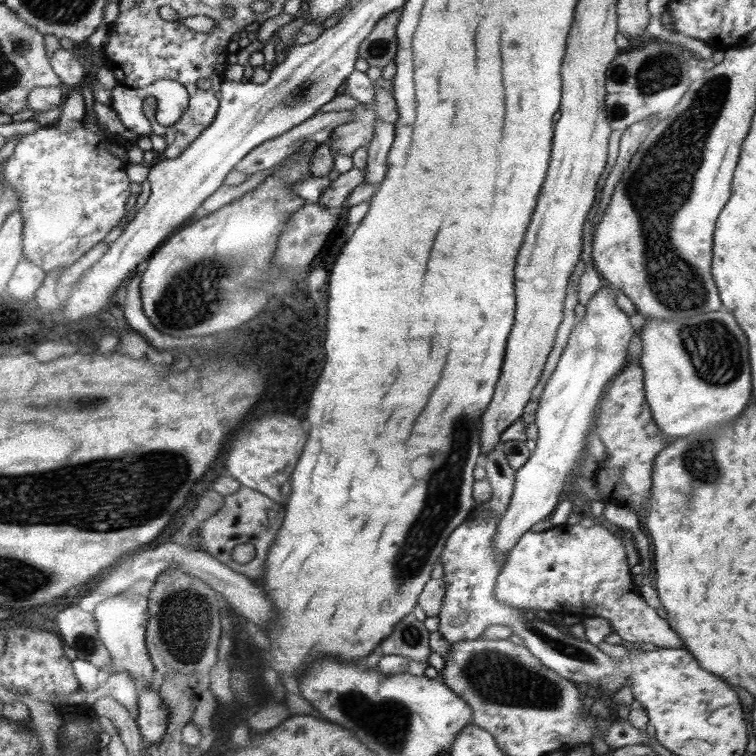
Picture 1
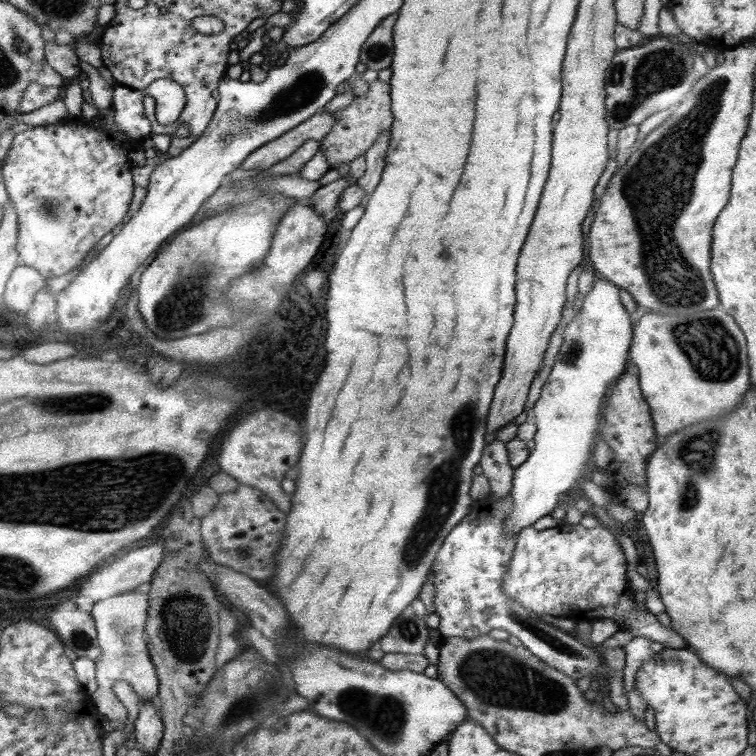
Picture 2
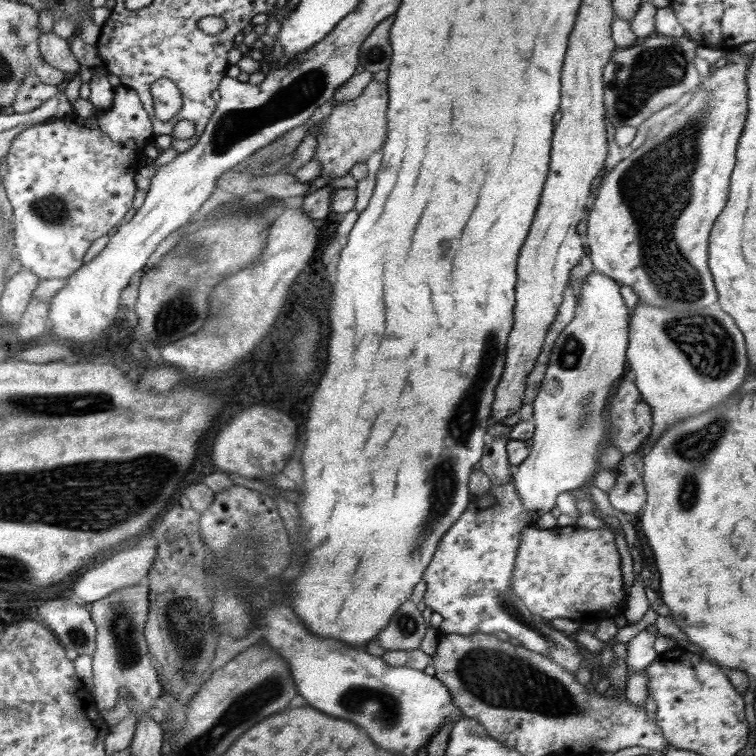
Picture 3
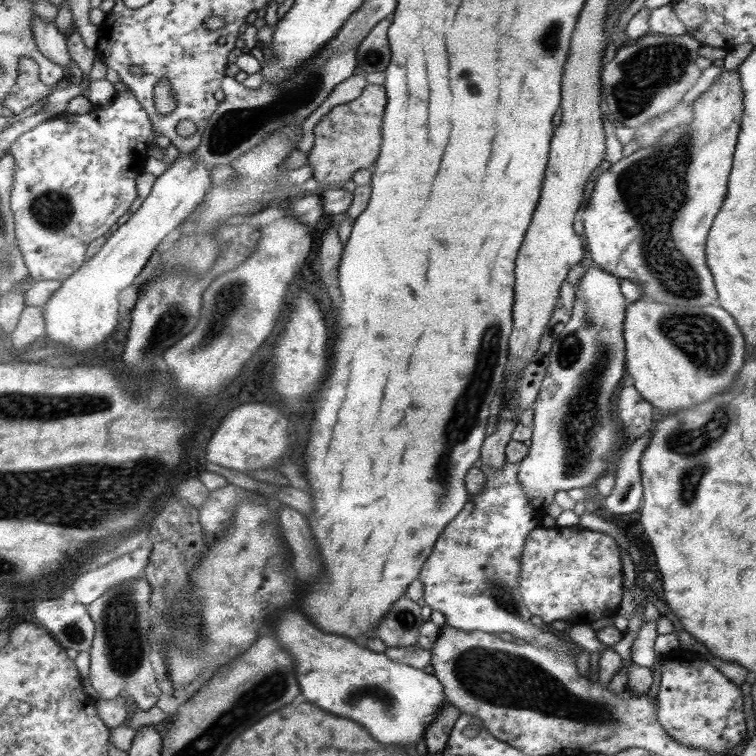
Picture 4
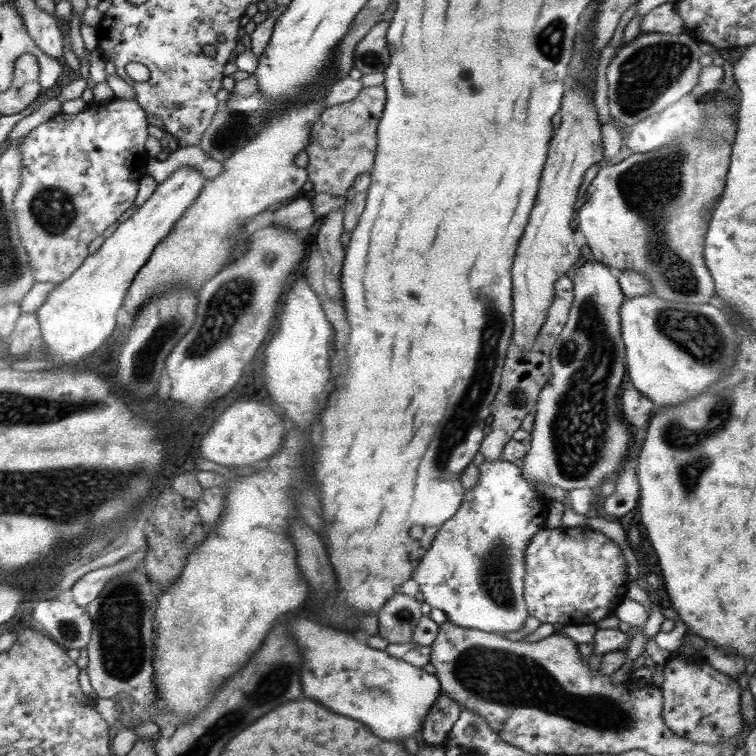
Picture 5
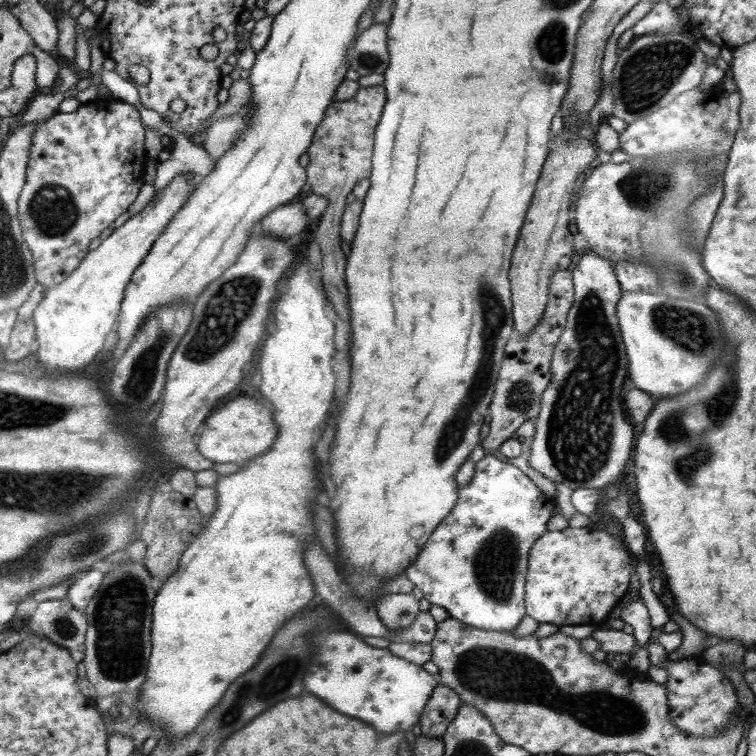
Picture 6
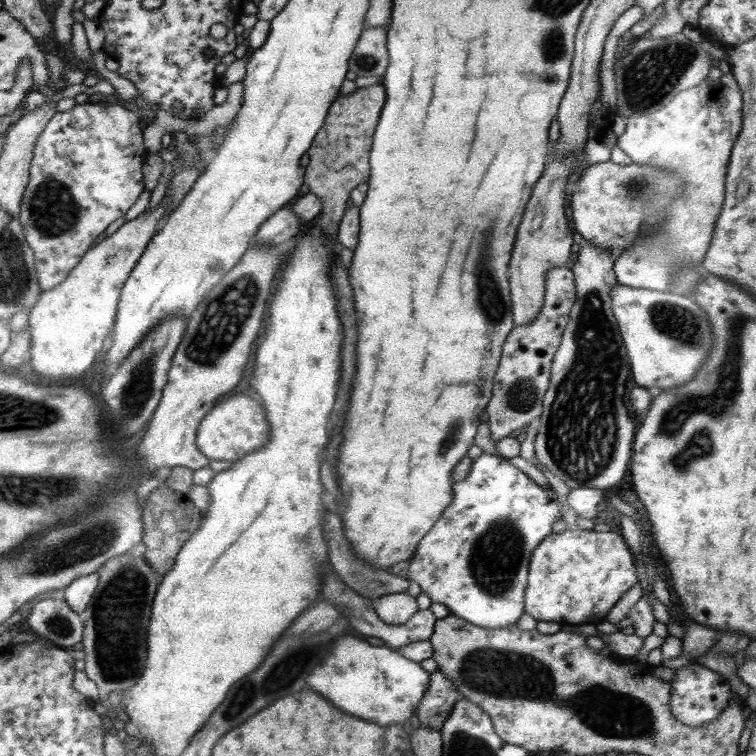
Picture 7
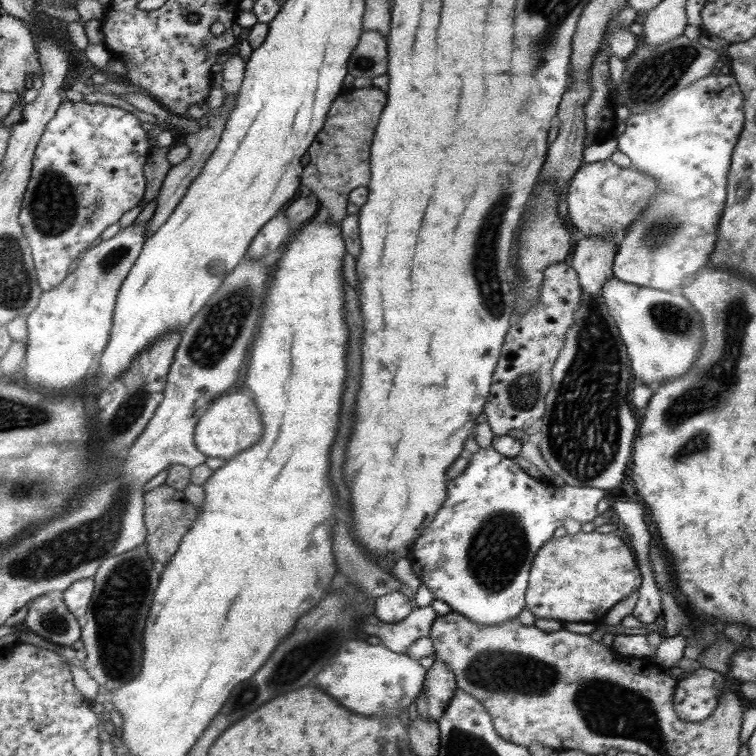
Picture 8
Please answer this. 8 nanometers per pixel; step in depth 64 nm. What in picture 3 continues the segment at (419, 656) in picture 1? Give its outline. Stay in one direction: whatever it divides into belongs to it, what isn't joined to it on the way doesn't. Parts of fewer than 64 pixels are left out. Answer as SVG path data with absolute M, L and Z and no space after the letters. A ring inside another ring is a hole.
M406 599L392 614L388 625L380 630L376 640L387 650L414 650L420 648L427 624L417 603Z

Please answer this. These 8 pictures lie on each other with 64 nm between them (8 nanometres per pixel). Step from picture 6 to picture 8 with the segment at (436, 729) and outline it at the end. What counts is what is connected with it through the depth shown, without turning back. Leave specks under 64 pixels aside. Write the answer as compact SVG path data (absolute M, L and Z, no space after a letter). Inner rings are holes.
M435 659L430 669L426 671L424 689L416 697L414 713L422 719L438 721L442 713L446 712L446 705L454 697L456 687L456 679L448 663L442 659Z

